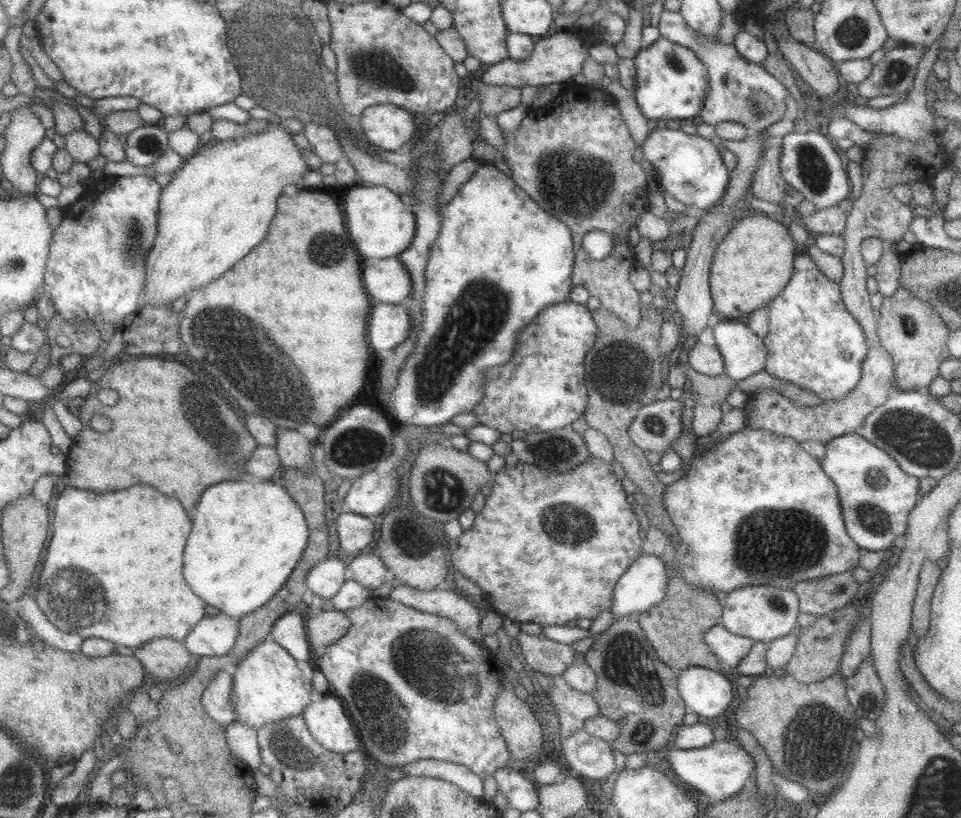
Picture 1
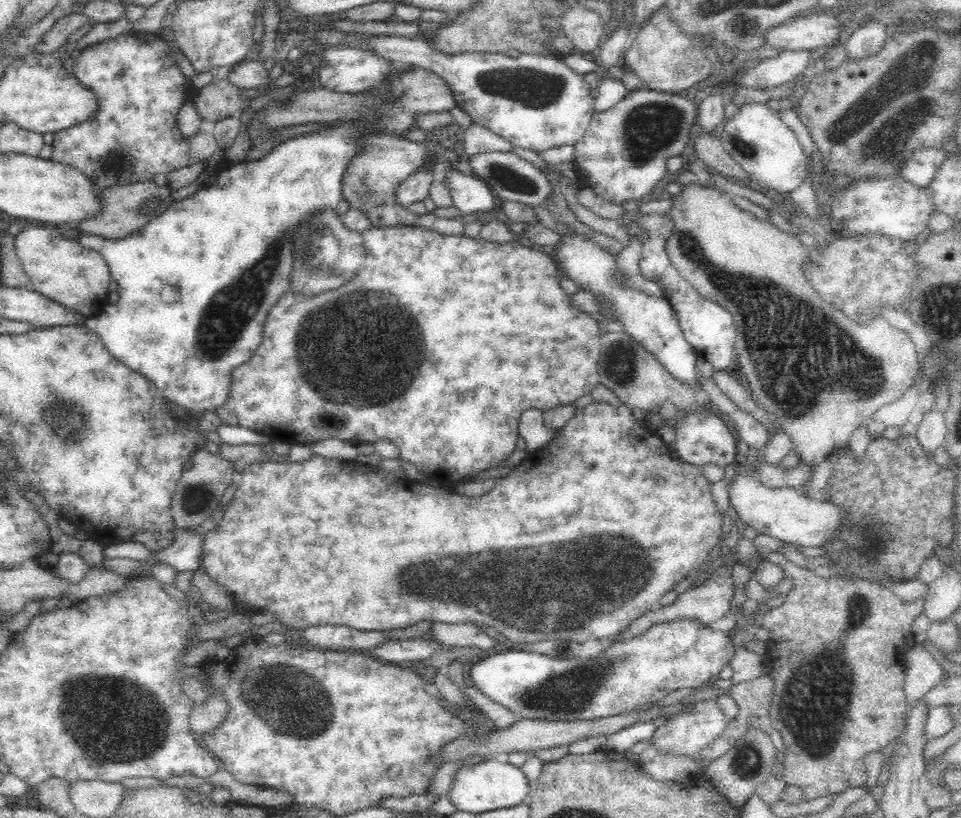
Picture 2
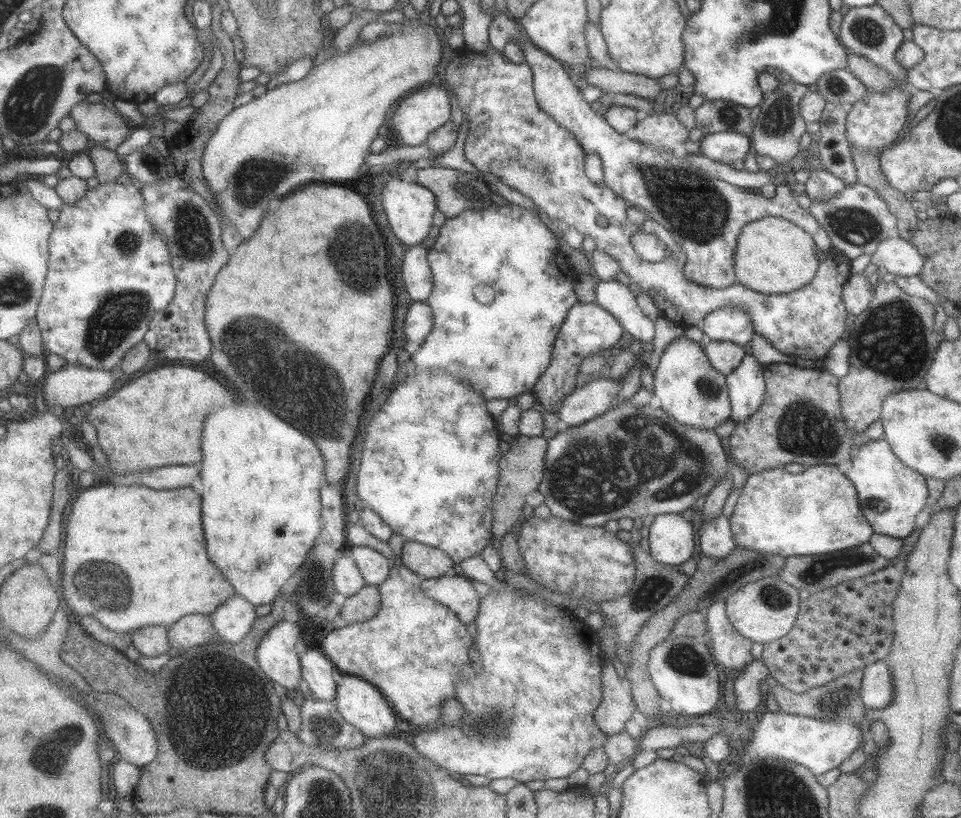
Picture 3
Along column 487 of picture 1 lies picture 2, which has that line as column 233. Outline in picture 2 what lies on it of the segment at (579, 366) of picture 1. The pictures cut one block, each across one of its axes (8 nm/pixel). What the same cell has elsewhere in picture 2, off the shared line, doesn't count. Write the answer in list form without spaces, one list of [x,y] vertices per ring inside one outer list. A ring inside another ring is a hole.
[[[406,224],[379,228],[368,232],[365,238],[365,263],[356,274],[354,282],[348,282],[348,286],[336,292],[322,294],[312,302],[308,302],[308,298],[302,296],[292,296],[291,292],[286,291],[278,304],[270,310],[266,318],[263,344],[257,354],[232,372],[232,396],[227,404],[224,404],[224,408],[216,412],[223,420],[223,424],[254,428],[290,446],[297,443],[309,445],[312,441],[326,437],[348,439],[354,445],[388,438],[400,449],[399,458],[414,463],[417,470],[426,477],[453,488],[457,484],[476,481],[476,478],[488,474],[490,470],[500,470],[508,464],[516,450],[516,442],[521,437],[520,418],[527,410],[534,408],[543,411],[578,400],[582,395],[591,394],[599,385],[597,362],[601,350],[601,335],[598,320],[594,320],[592,313],[580,309],[568,290],[562,287],[566,276],[560,263],[552,256],[540,250],[533,250],[520,238],[512,242],[499,243],[482,240],[479,236],[467,237],[464,234],[447,237],[424,227]]]

